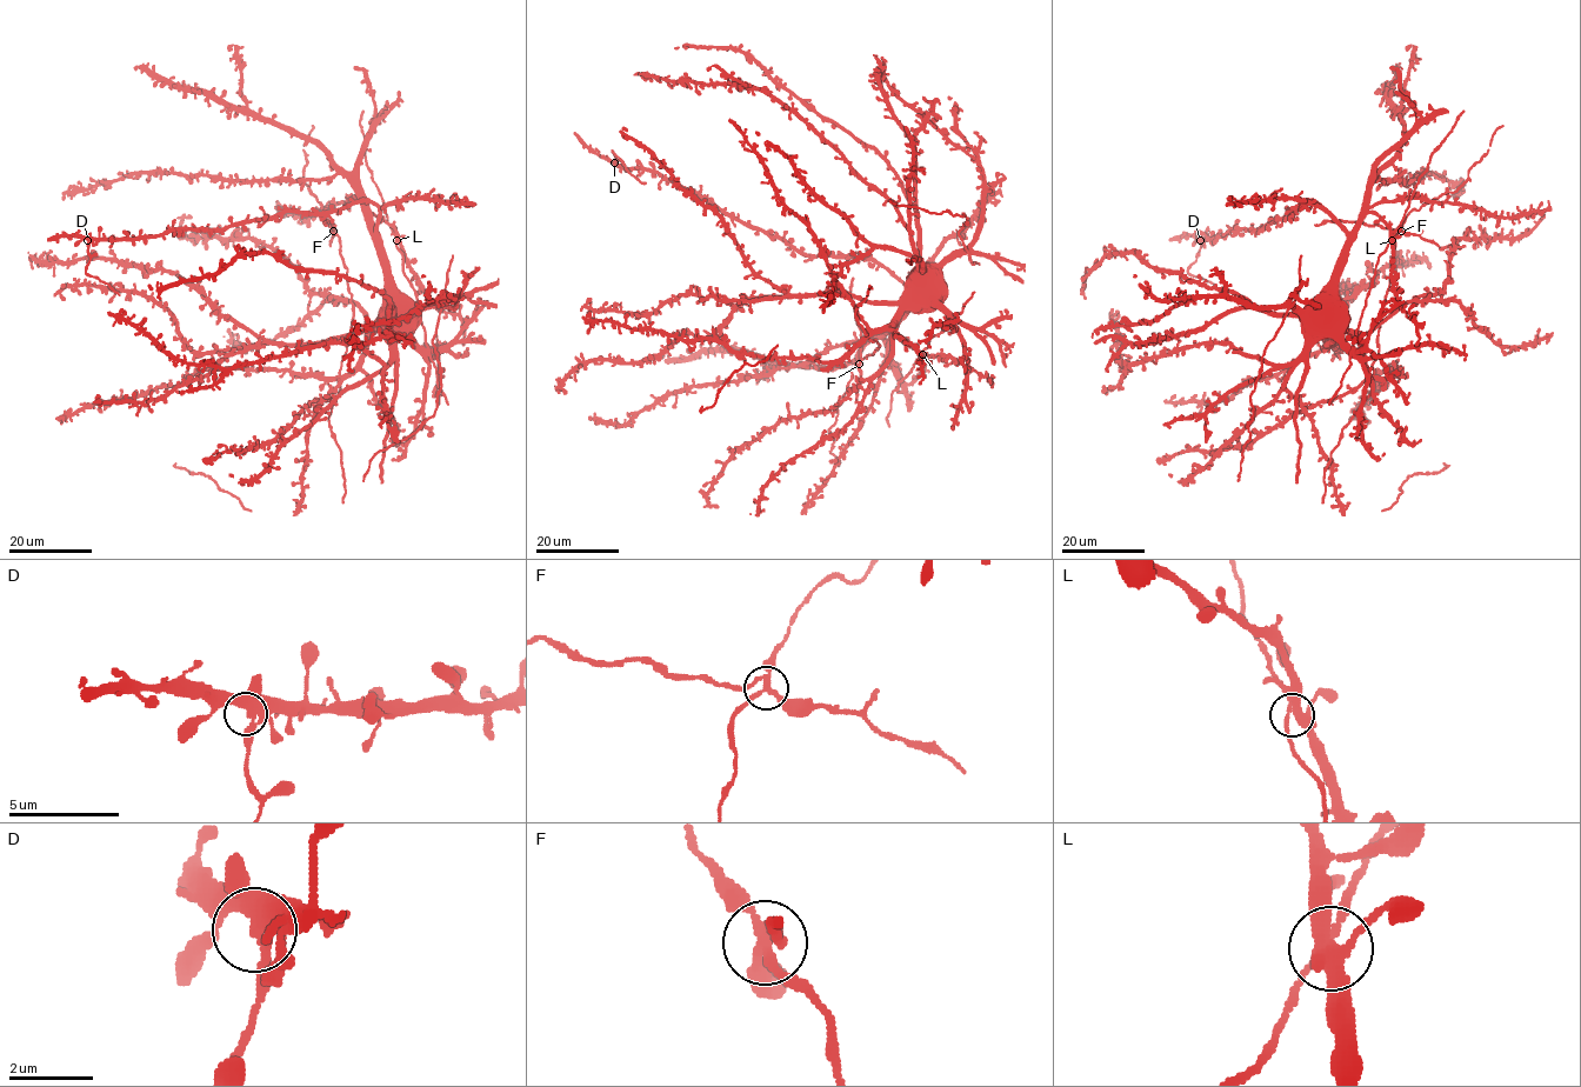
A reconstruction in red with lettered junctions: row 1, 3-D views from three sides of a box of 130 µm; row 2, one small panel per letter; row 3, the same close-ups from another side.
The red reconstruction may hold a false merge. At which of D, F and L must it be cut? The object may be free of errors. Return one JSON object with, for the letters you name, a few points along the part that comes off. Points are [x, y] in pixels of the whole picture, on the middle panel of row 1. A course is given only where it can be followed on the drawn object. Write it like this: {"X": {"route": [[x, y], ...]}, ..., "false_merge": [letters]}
{"F": {"route": [[859, 364], [860, 331], [849, 293], [853, 278]]}, "false_merge": ["F"]}

